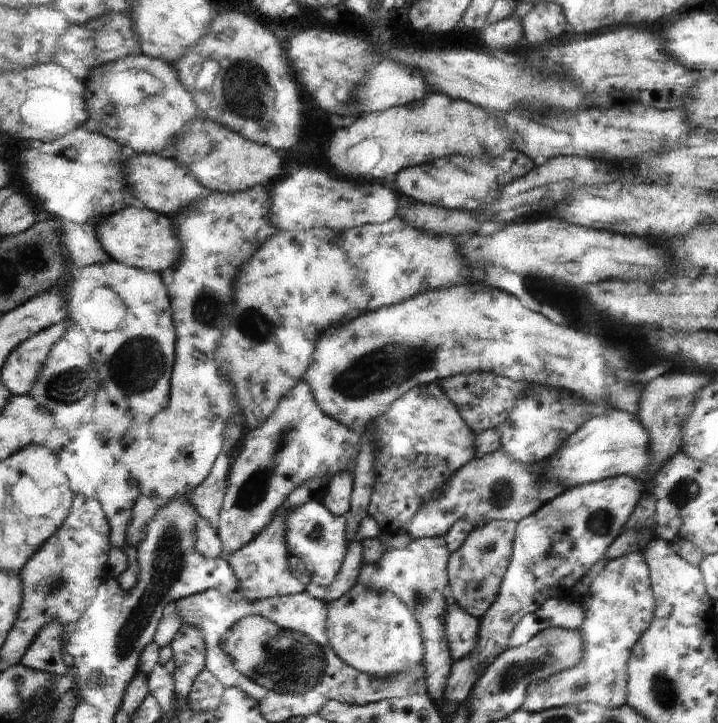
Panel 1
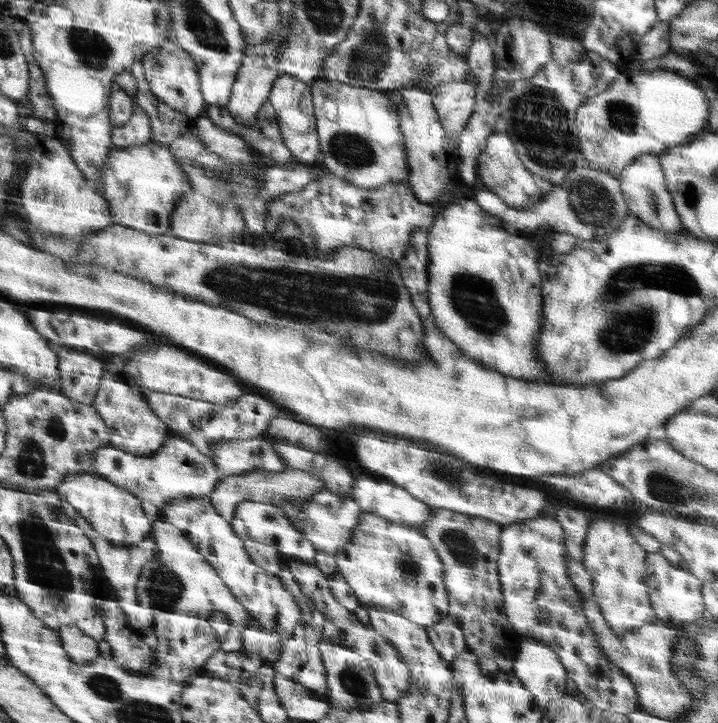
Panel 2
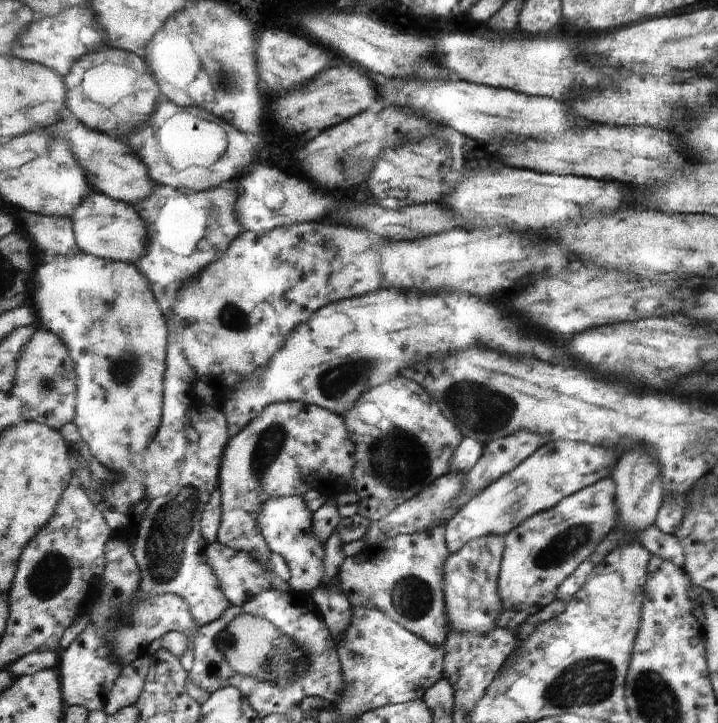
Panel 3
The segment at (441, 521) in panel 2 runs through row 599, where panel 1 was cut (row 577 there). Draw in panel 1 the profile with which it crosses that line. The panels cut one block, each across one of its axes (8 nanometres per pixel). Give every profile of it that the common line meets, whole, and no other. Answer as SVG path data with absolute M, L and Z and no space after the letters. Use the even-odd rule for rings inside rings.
M493 520L475 526L465 544L453 551L449 558L449 597L478 620L485 616L486 610L490 610L494 600L497 600L501 582L513 558L516 530L516 521Z

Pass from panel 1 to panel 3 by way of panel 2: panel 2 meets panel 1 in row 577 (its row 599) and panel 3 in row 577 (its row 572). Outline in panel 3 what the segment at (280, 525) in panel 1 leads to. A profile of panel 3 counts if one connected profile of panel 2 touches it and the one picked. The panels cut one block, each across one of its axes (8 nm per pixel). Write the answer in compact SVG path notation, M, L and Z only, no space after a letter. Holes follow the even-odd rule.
M218 541L210 544L206 552L208 552L208 562L210 562L220 588L232 605L242 606L258 593L271 588L271 580L266 574L264 565L251 554L238 552Z

